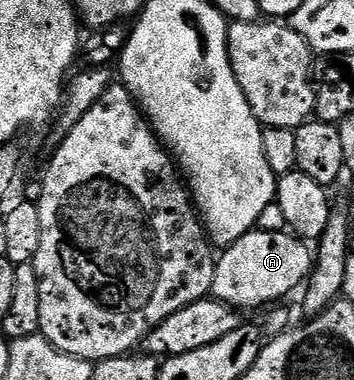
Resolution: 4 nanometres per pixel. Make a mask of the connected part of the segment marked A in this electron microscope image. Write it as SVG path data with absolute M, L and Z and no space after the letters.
M255 230L244 234L244 238L231 244L217 257L212 296L239 310L258 308L261 304L270 306L281 301L278 299L288 295L293 288L301 289L311 271L312 248L309 243L303 242L289 231Z

